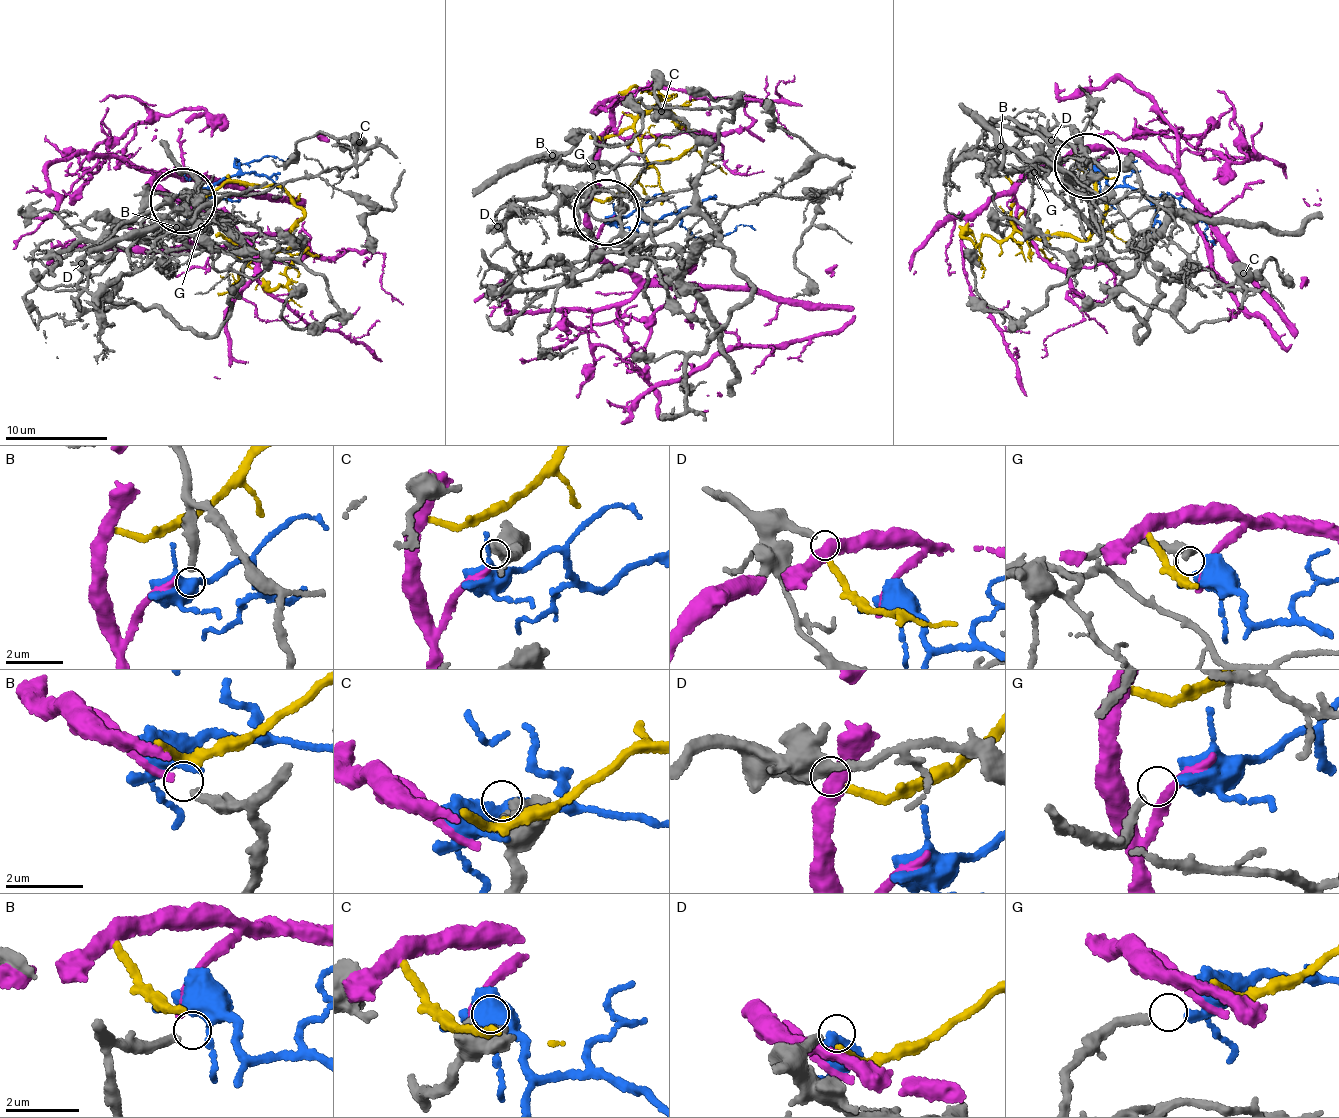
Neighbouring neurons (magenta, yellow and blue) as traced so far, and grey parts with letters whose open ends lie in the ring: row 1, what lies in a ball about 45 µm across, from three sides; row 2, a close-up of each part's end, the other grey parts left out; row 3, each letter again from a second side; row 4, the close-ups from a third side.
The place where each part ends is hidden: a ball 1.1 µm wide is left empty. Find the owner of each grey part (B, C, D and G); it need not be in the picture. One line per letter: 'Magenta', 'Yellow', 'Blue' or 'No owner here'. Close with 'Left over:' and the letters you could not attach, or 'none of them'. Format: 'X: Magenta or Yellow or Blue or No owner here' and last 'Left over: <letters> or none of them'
B: No owner here
C: No owner here
D: Yellow
G: Blue
Left over: B, C

